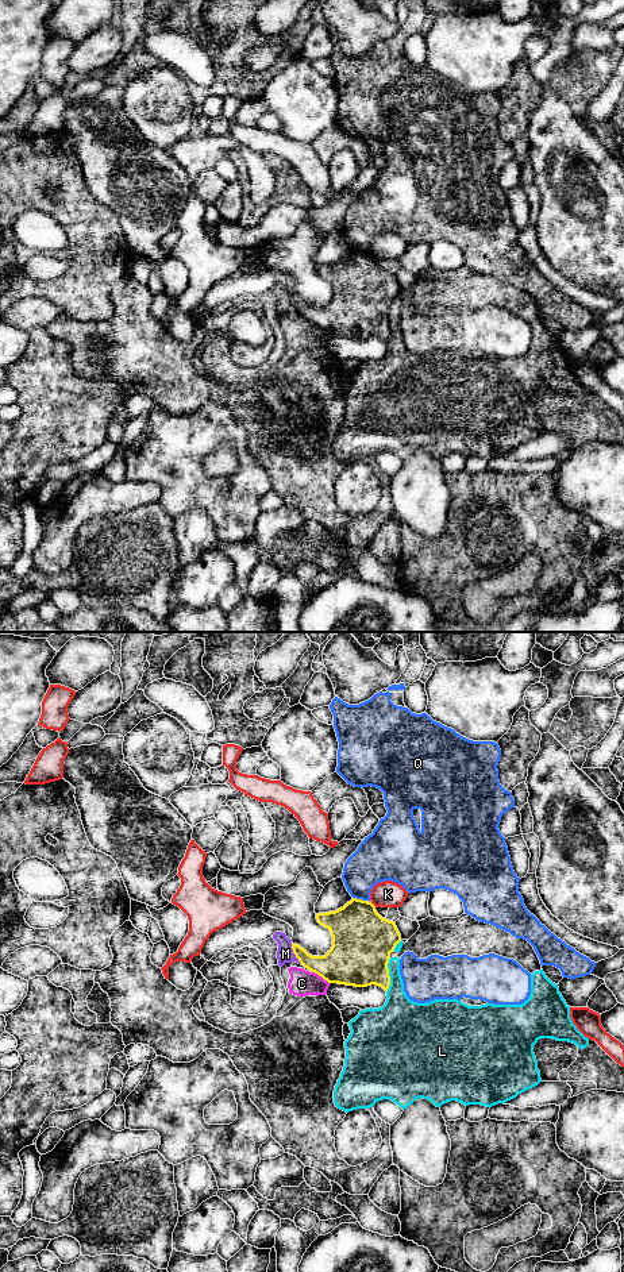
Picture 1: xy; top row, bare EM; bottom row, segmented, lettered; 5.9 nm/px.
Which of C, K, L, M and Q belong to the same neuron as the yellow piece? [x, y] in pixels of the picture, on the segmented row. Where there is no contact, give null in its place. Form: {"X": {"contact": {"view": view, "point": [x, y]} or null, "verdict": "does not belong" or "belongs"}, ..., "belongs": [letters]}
{"C": {"contact": {"view": "xy", "point": [320, 975]}, "verdict": "does not belong"}, "K": {"contact": {"view": "xy", "point": [372, 904]}, "verdict": "does not belong"}, "L": {"contact": {"view": "xy", "point": [388, 975]}, "verdict": "does not belong"}, "M": {"contact": {"view": "xy", "point": [293, 952]}, "verdict": "does not belong"}, "Q": {"contact": {"view": "xy", "point": [359, 899]}, "verdict": "does not belong"}, "belongs": []}

